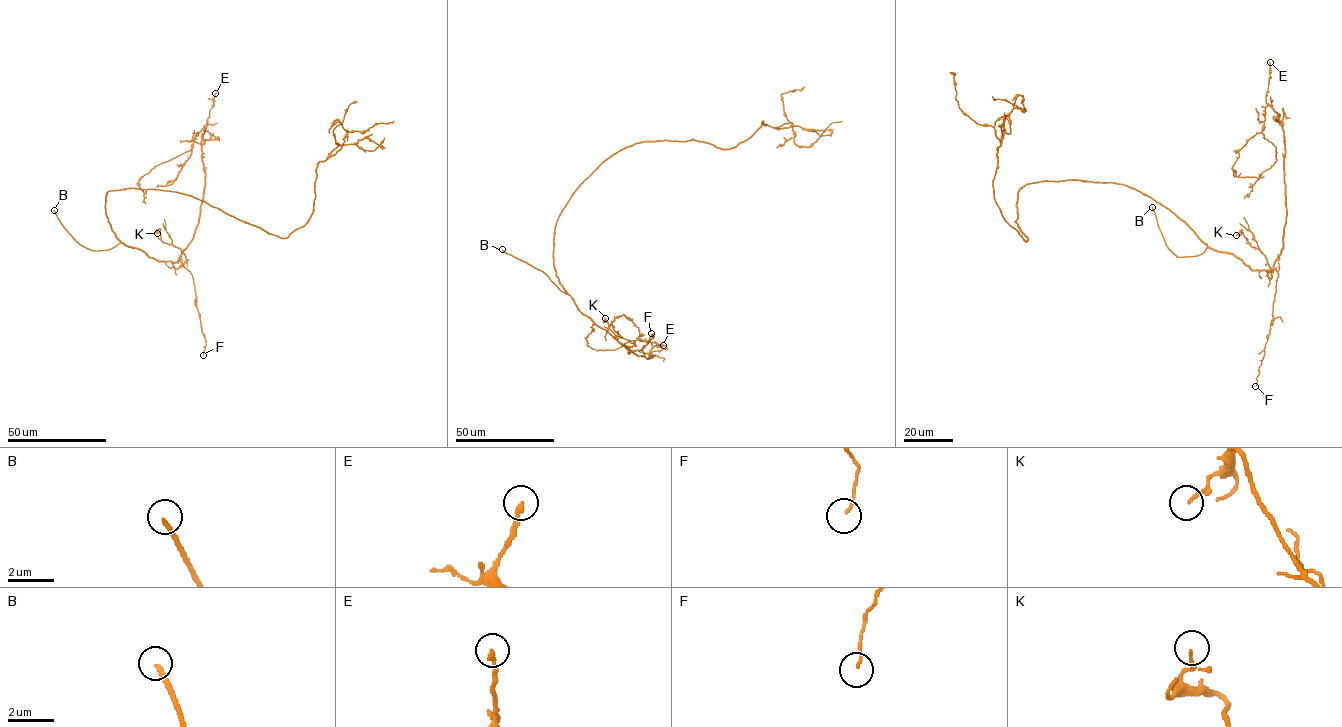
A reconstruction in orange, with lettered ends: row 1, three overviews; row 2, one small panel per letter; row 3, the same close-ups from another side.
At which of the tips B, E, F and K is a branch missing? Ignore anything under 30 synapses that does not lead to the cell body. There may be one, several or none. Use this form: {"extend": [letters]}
{"extend": ["B"]}

